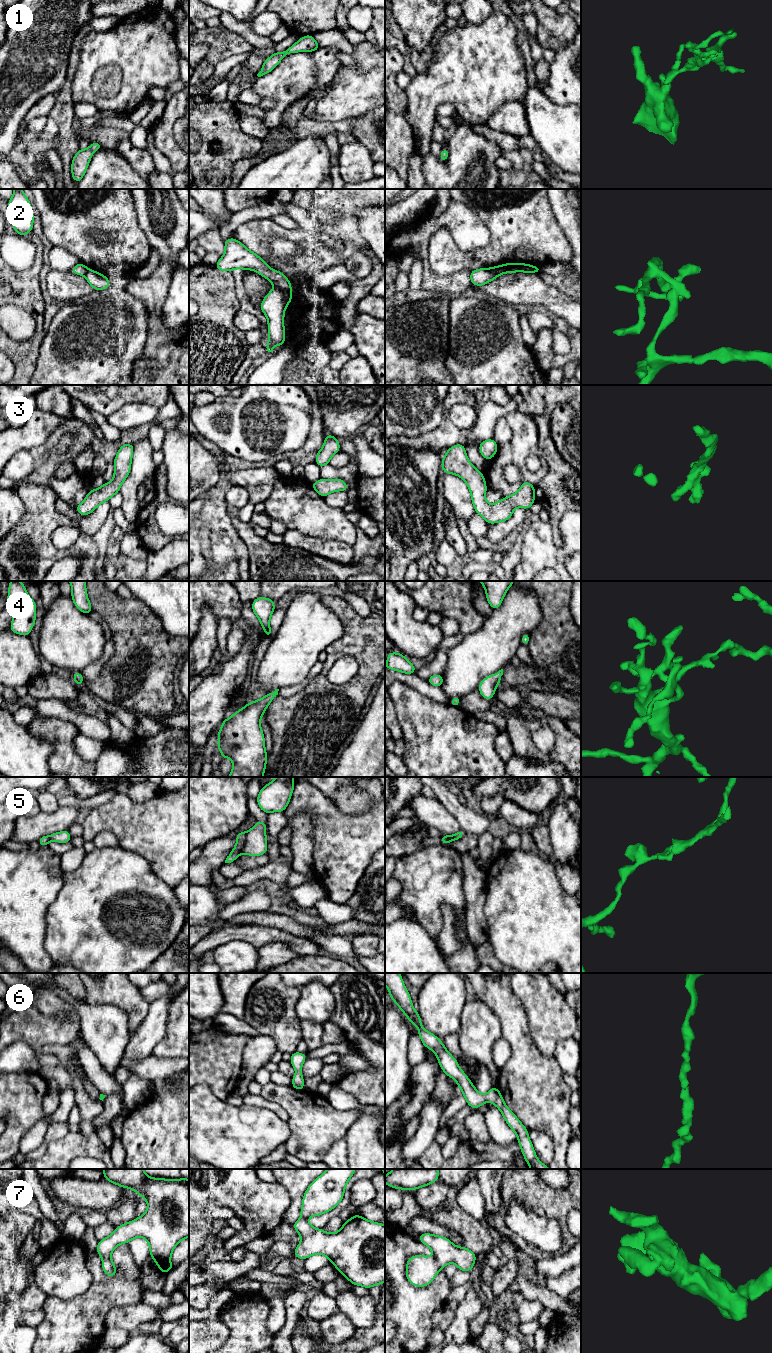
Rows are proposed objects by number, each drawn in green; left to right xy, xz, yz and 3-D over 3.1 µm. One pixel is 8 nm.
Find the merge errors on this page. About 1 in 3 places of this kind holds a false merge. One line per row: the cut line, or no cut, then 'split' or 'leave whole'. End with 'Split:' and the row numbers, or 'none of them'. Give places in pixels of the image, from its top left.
1: no cut; leave whole
2: cut in xz along (275, 287), (281, 292), (287, 303); split
3: no cut; leave whole
4: no cut; leave whole
5: cut in xz along (246, 833), (246, 839), (241, 851); split
6: no cut; leave whole
7: no cut; leave whole
Split: 2, 5

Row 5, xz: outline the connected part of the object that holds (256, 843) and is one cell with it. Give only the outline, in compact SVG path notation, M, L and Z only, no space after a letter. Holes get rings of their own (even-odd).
M256 820L254 827L246 832L245 845L242 850L244 854L248 856L267 854L266 828L266 823Z

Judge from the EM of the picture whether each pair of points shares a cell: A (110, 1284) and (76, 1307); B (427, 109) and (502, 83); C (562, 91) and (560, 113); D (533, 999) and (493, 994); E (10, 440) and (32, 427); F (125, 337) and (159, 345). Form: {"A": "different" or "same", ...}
{"A": "same", "B": "same", "C": "different", "D": "different", "E": "same", "F": "different"}

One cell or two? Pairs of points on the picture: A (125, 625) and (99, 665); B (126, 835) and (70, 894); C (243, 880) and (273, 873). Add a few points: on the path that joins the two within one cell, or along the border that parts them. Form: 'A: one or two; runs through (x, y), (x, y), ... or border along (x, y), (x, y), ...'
A: two; border along (112, 635), (113, 654), (105, 665)
B: two; border along (119, 846), (141, 855)
C: one; runs through (250, 876), (266, 873)

